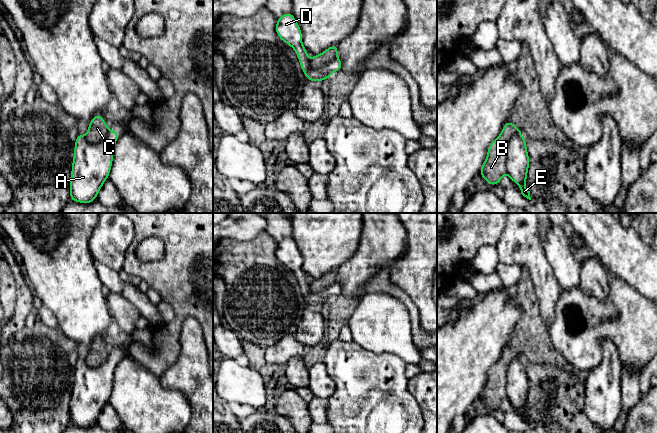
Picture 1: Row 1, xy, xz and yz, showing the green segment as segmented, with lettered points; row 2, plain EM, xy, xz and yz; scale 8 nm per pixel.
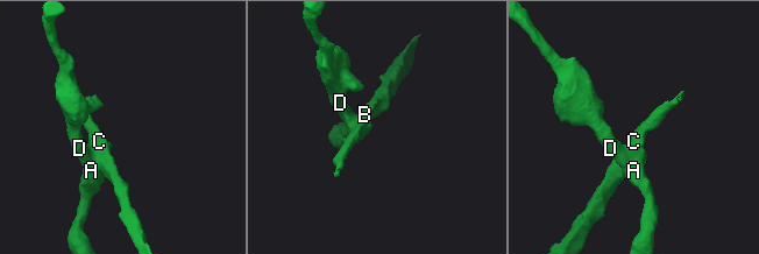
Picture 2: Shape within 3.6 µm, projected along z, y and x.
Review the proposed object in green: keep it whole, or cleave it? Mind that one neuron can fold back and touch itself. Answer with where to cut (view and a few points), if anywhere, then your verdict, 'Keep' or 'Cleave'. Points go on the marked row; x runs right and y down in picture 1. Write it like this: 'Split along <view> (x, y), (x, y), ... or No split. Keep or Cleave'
Split along yz (518, 133), (511, 137), (506, 148), (505, 172). Cleave

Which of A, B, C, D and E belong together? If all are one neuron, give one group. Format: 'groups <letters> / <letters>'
groups A D E / B C

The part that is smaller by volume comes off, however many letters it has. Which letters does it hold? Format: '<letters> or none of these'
B, C

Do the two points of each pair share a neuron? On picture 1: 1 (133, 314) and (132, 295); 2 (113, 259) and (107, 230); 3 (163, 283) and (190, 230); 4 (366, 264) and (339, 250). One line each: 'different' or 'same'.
1: different
2: same
3: same
4: different

